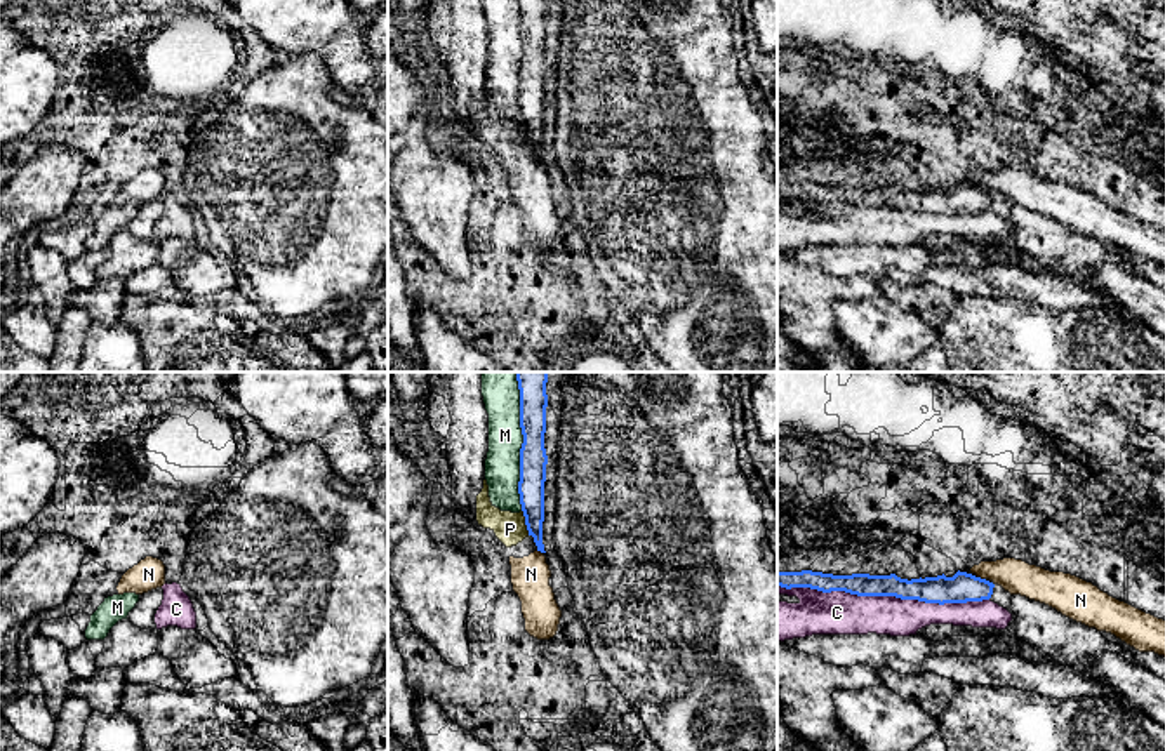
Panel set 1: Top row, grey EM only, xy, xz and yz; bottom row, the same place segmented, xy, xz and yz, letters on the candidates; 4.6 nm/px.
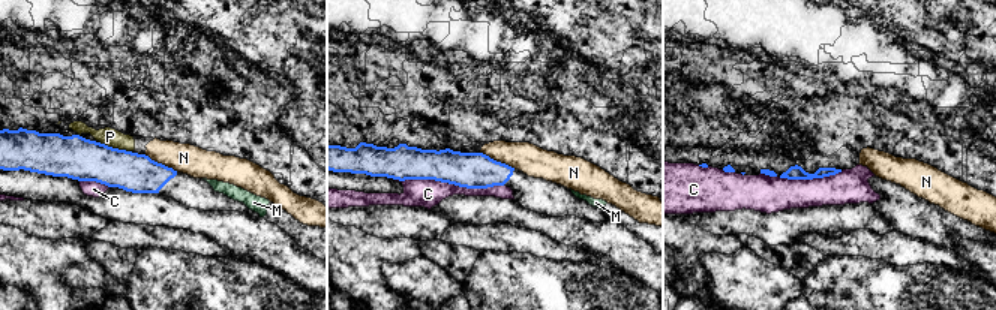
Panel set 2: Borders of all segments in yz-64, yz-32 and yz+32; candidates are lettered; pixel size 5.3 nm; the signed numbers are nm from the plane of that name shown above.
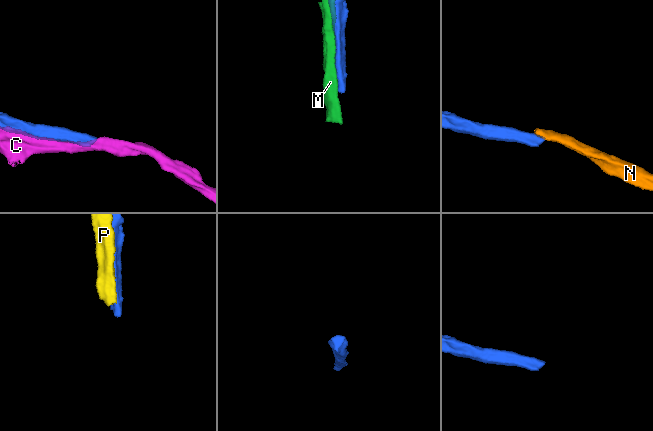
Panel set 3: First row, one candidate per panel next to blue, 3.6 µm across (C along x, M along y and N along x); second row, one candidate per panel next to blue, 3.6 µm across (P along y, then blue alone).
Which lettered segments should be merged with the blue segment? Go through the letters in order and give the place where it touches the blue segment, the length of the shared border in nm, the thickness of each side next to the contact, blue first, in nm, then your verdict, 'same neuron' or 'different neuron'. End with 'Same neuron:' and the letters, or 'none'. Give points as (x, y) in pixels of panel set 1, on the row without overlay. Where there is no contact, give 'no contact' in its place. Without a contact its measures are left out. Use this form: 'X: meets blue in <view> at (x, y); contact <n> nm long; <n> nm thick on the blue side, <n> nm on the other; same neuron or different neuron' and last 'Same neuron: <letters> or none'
C: meets blue in yz at (884, 206); contact 1000 nm long; 130 nm thick on the blue side, 200 nm on the other; different neuron
M: meets blue in xz at (520, 61); contact 550 nm long; 130 nm thick on the blue side, 160 nm on the other; different neuron
N: meets blue in yz at (979, 188); contact 40 nm long; 140 nm thick on the blue side, 160 nm on the other; different neuron
P: meets blue in xz at (525, 132); contact 120 nm long; 130 nm thick on the blue side, 150 nm on the other; different neuron
Same neuron: none

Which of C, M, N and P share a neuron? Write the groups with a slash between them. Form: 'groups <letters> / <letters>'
groups C / M / N P

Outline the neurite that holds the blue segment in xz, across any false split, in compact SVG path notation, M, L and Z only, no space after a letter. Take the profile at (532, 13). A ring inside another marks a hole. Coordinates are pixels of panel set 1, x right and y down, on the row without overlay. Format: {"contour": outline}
{"contour": "M520 0L520 38L523 54L520 59L518 104L529 146L534 148L537 162L544 162L544 92L548 66L544 59L546 43L546 0Z"}

